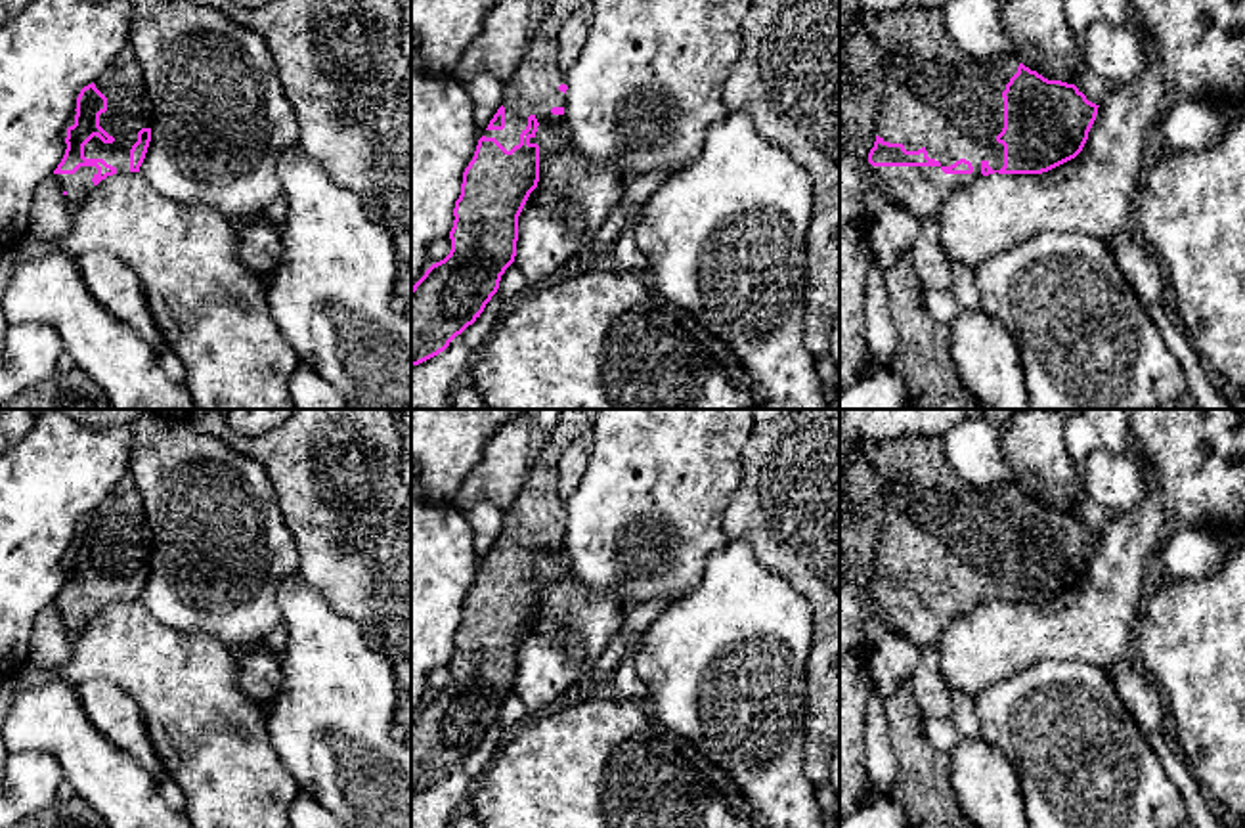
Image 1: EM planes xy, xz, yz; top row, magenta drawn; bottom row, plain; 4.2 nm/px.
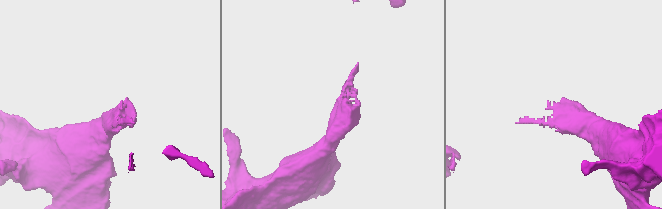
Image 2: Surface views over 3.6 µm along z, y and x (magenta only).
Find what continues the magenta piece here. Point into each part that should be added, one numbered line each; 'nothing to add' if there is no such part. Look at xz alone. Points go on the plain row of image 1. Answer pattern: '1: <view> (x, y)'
1: xz (534, 515)

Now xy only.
1: xy (129, 536)

